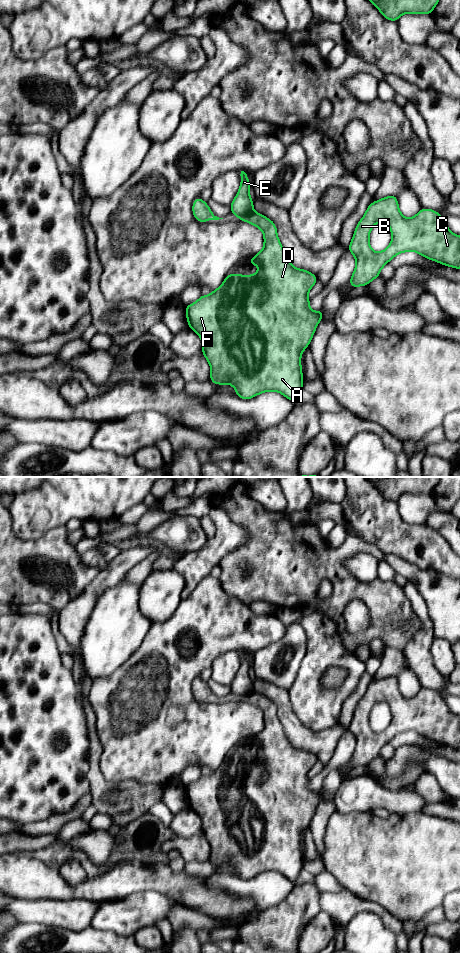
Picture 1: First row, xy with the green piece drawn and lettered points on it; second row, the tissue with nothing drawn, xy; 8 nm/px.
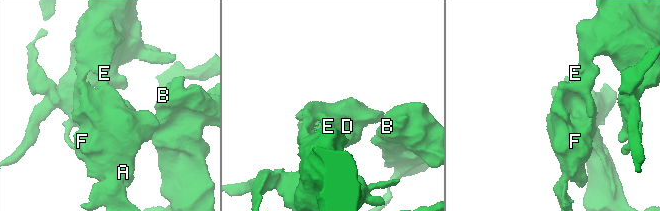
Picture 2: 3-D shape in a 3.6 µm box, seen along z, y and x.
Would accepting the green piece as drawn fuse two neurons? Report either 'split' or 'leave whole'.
split

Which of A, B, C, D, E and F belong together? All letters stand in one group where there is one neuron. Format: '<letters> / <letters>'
A B C D F / E

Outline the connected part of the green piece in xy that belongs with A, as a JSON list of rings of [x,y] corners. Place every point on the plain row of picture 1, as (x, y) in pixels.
[[[258,692],[235,695],[240,701],[259,708],[264,715],[264,726],[249,744],[259,746],[255,755],[229,754],[221,766],[209,775],[201,775],[194,783],[184,787],[188,807],[196,812],[202,822],[202,834],[209,842],[210,860],[216,865],[229,864],[236,870],[236,876],[249,880],[263,872],[275,871],[288,880],[296,880],[304,869],[301,834],[309,826],[317,805],[323,797],[323,790],[309,788],[309,770],[318,762],[317,757],[305,750],[294,747],[277,716],[277,707],[272,700]]]

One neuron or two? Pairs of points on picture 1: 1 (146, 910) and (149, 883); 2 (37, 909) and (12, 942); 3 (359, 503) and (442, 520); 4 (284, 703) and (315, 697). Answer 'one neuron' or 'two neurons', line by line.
1: two neurons
2: two neurons
3: two neurons
4: two neurons

